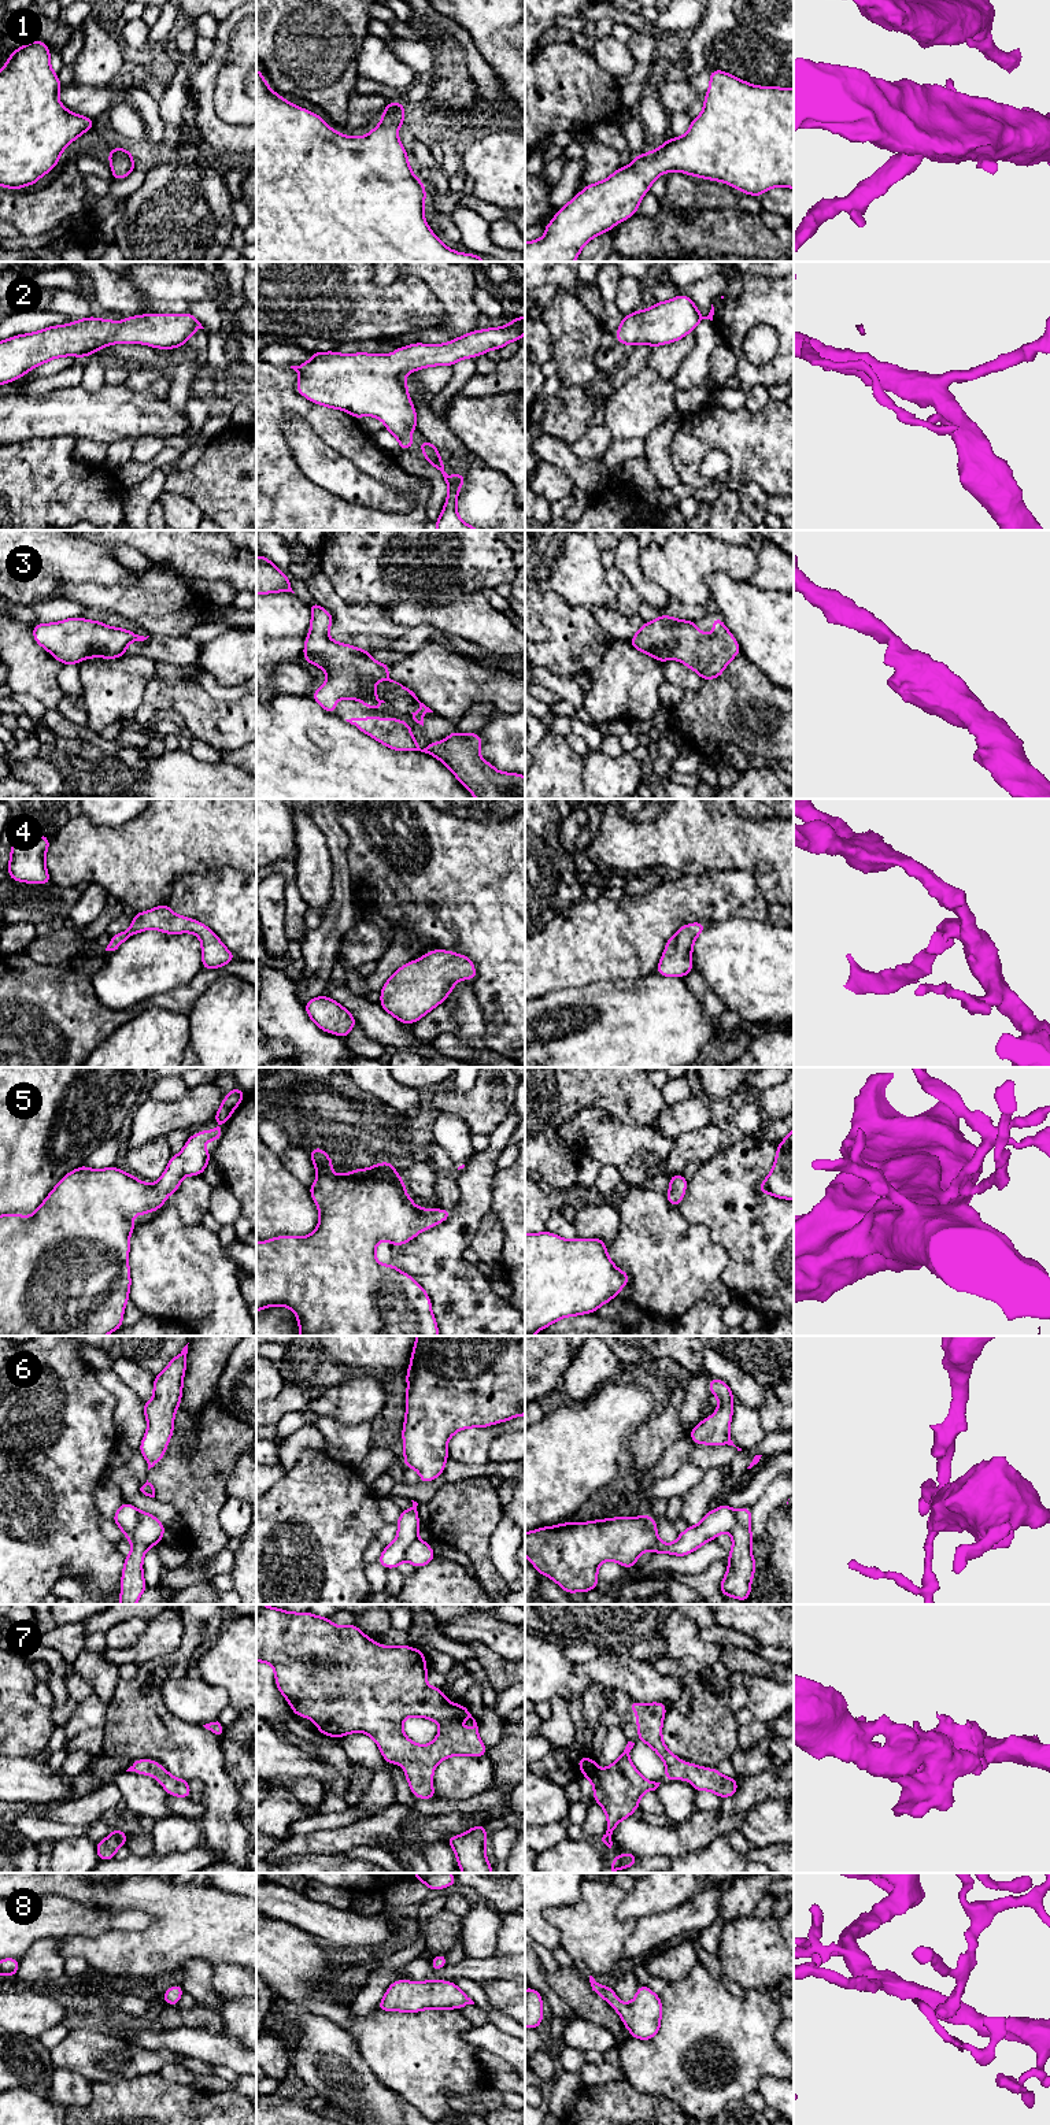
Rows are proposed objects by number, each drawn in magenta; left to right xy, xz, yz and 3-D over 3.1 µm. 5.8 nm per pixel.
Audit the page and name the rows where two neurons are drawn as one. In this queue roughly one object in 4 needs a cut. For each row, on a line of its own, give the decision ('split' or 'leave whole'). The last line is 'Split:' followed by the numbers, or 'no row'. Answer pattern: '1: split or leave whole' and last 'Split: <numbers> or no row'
1: leave whole
2: leave whole
3: leave whole
4: leave whole
5: leave whole
6: split
7: leave whole
8: leave whole
Split: 6

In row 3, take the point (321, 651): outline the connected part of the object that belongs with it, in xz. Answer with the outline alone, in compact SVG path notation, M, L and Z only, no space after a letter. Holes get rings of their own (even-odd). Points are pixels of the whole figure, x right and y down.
M318 603L308 604L311 610L311 625L304 641L303 659L326 671L326 682L310 696L328 712L336 711L337 699L352 699L362 701L367 708L378 708L384 700L377 697L374 684L389 681L407 691L418 703L419 708L413 719L424 726L424 714L433 712L418 700L415 693L388 675L391 664L378 663L369 656L369 649L358 649L350 644L333 641L328 629L333 617Z

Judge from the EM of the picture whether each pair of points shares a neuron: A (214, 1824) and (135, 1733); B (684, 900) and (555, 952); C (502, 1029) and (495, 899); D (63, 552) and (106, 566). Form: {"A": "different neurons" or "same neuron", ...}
{"A": "same neuron", "B": "same neuron", "C": "same neuron", "D": "same neuron"}

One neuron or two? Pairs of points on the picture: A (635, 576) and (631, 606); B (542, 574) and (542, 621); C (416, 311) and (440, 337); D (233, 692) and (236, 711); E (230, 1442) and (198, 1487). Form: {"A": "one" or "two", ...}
{"A": "two", "B": "two", "C": "two", "D": "two", "E": "one"}

